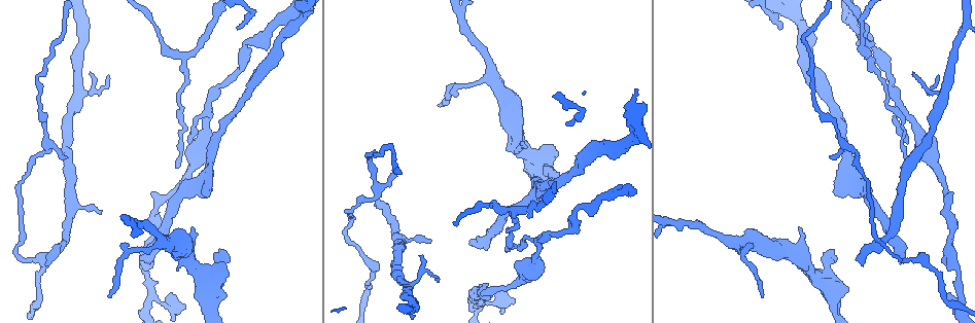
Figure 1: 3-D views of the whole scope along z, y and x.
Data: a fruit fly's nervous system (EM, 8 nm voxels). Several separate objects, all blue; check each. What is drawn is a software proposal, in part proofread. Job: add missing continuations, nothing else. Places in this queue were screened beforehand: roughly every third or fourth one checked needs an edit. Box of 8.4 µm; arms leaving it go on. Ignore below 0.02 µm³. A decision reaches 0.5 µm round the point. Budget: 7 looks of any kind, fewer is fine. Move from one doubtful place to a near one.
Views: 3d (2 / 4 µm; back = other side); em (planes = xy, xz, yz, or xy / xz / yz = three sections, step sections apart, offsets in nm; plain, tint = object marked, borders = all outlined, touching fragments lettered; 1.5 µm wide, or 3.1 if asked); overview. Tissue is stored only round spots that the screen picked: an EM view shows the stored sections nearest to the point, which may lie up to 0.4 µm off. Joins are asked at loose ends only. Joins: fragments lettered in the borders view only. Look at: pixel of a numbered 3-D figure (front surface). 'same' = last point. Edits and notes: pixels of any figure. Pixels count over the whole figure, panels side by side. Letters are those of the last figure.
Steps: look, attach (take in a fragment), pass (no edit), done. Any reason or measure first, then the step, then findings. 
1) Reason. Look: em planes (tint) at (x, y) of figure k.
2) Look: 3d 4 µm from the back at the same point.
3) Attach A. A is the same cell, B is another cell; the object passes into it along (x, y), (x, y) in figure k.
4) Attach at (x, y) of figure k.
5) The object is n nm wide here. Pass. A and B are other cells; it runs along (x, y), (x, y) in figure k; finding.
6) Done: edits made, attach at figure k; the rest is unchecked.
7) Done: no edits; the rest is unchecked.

Look: 3d 2 µm at (108, 297) of figure 1.

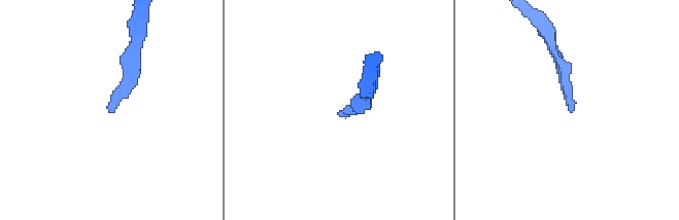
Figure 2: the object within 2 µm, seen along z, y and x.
Look: em xy step 8 (tint) at (574, 109) of figure 2.

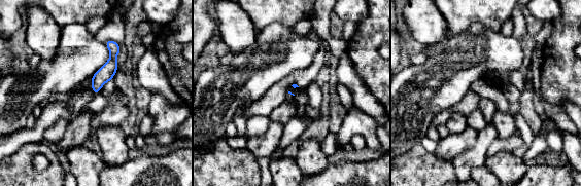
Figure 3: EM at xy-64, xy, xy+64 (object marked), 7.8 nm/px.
Cut it another way. Look: em planes (borders) at the same point.

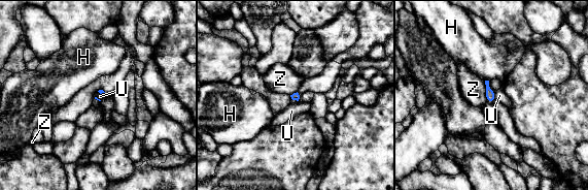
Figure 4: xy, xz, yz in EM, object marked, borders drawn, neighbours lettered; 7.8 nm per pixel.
Pass. H, U and Z are other cells; none of them fits.

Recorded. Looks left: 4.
Thin end. Look: em planes (borders) at (98, 212) of figure 1.

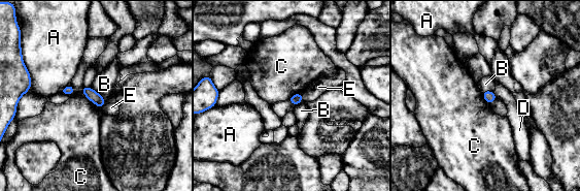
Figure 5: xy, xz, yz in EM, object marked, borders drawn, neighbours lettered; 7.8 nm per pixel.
The longest contact is with B, 160 nm. Pass. A, B, C, D and E are other cells; a border runs along (301, 93), (295, 93), (287, 100) in figure 5; none of them fits.

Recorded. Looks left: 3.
An open end. Look: 3d 4 µm at (534, 177) of figure 1.

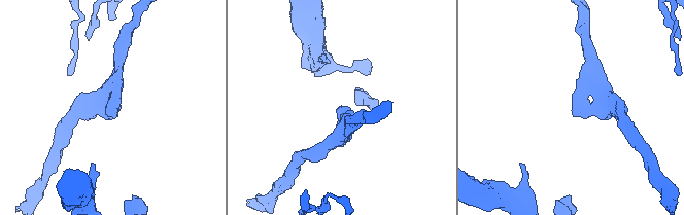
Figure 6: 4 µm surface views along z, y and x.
Need the tissue. Look: em xz step 8 (tint) at (575, 115) of figure 6.

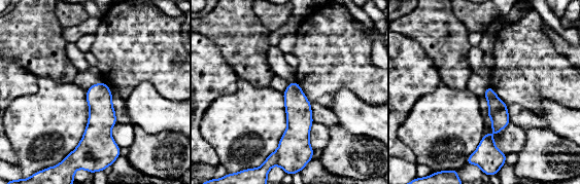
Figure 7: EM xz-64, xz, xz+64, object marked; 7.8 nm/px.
Look: em planes (borders) at the same point.

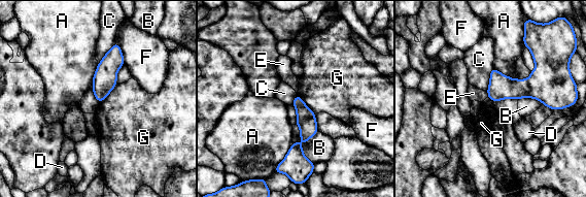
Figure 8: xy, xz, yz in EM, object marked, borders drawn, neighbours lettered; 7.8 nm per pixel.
Pass. A, B, C, D, E, F and G are other cells; it runs along (297, 98), (305, 140), (290, 161) in figure 8; none of them fits.

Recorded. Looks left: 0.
Done: no edits; the rest is unchecked.

